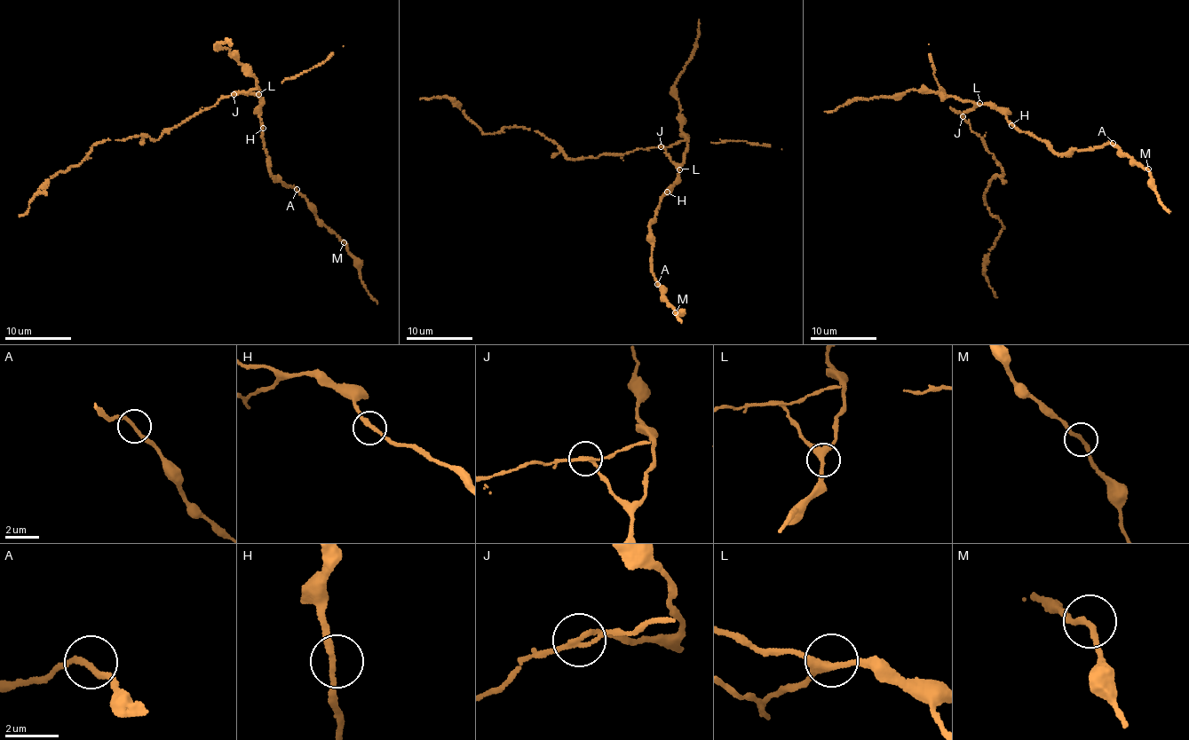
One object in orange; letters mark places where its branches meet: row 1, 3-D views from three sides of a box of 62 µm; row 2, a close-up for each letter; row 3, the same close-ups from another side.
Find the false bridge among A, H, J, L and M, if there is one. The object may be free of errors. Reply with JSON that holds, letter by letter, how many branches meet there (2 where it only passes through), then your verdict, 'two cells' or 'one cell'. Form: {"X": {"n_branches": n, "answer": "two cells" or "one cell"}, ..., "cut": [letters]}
{"A": {"n_branches": 2, "answer": "one cell"}, "H": {"n_branches": 2, "answer": "one cell"}, "J": {"n_branches": 3, "answer": "two cells"}, "L": {"n_branches": 3, "answer": "one cell"}, "M": {"n_branches": 2, "answer": "one cell"}, "cut": ["J"]}

